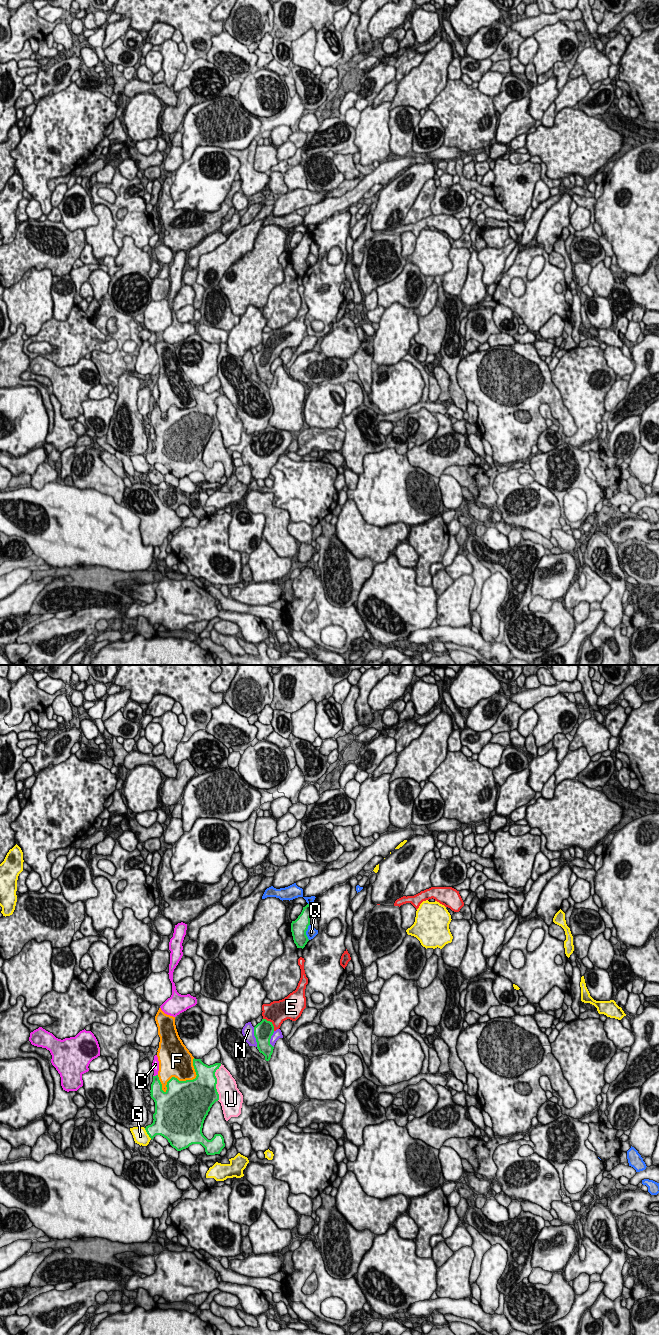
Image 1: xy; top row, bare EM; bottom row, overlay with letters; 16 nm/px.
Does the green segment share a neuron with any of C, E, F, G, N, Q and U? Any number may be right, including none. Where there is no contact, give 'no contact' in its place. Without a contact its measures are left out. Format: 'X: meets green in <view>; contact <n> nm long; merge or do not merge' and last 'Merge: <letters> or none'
C: meets green in xy; contact 90 nm long; do not merge
E: meets green in xy; contact 280 nm long; merge
F: meets green in xy; contact 750 nm long; do not merge
G: meets green in xy; contact 220 nm long; do not merge
N: meets green in xy; contact 360 nm long; do not merge
Q: meets green in xy; contact 260 nm long; do not merge
U: meets green in xy; contact 600 nm long; do not merge
Merge: E

